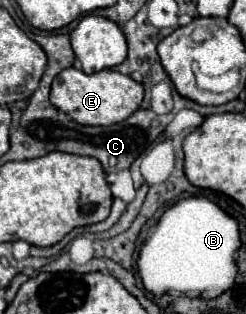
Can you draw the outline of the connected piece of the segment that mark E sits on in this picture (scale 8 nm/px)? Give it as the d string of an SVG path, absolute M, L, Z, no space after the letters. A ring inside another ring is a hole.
M65 68L51 84L51 104L85 126L109 126L123 122L141 106L141 102L143 86L117 70L85 74L77 68Z

